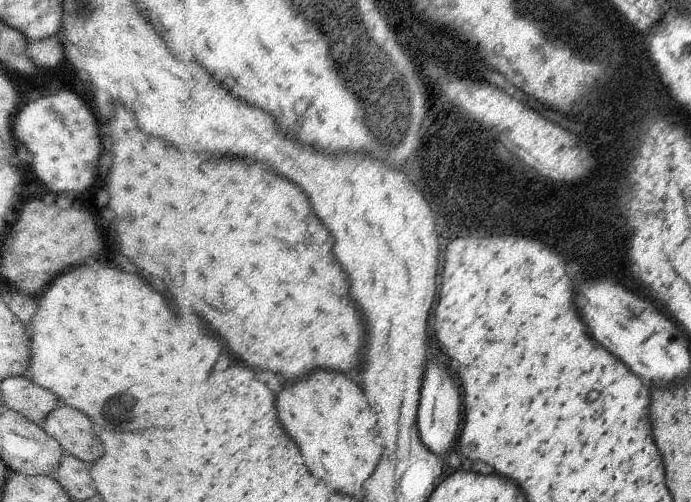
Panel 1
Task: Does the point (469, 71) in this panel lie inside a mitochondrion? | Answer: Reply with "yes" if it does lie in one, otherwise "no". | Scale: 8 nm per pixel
no

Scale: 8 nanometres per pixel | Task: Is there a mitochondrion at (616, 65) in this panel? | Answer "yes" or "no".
yes

